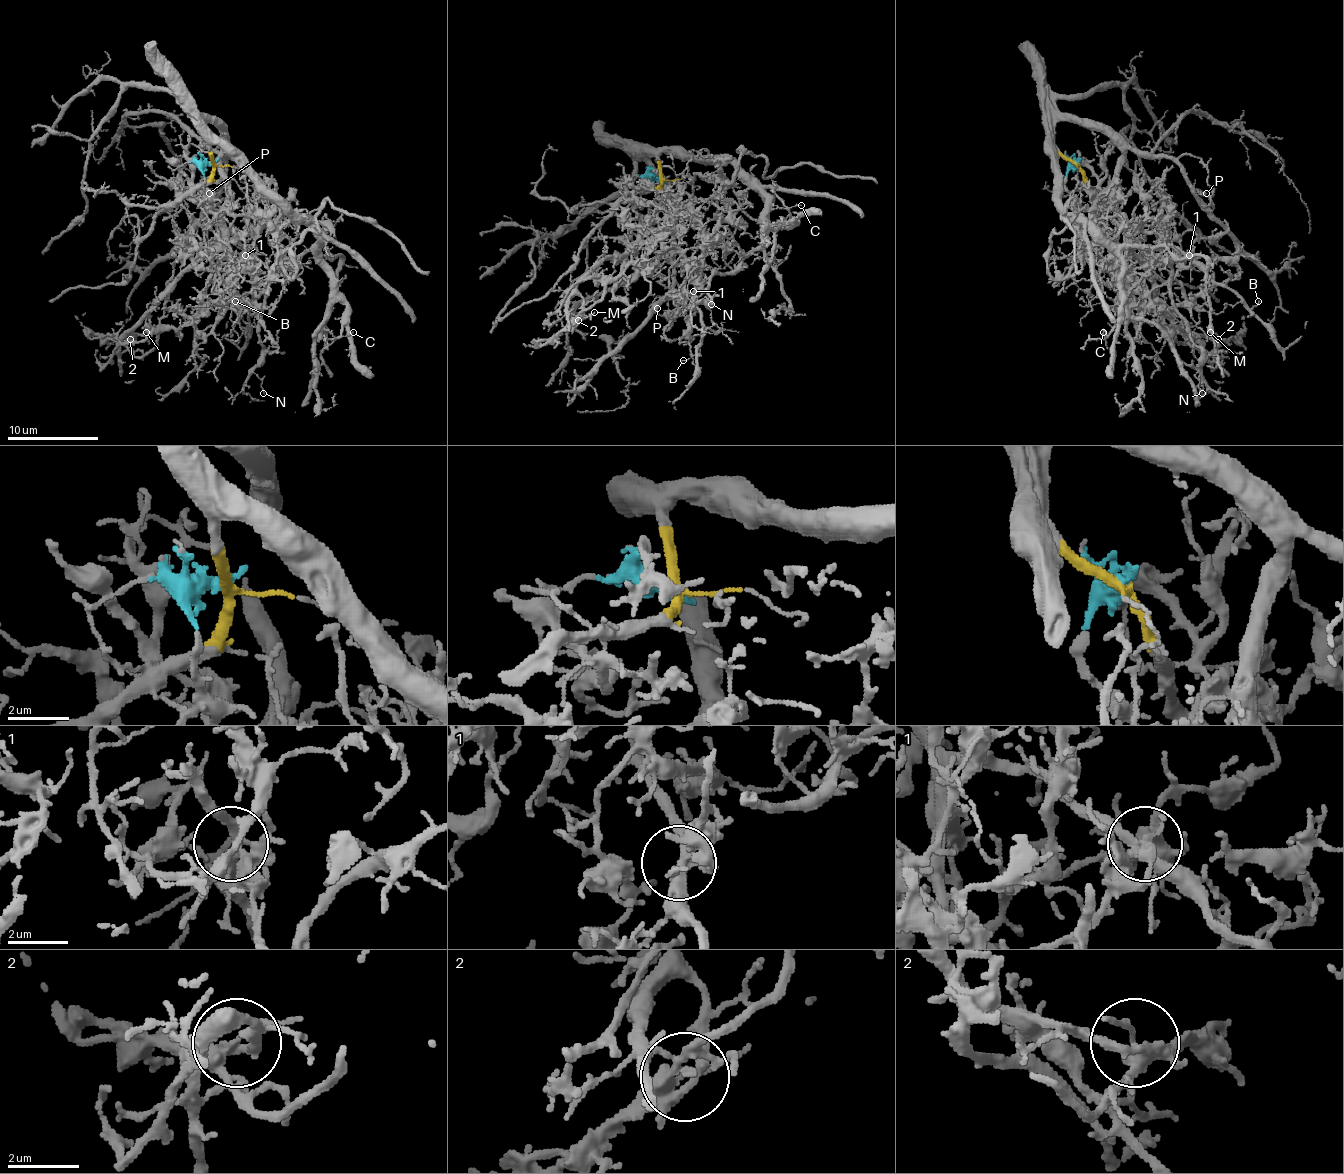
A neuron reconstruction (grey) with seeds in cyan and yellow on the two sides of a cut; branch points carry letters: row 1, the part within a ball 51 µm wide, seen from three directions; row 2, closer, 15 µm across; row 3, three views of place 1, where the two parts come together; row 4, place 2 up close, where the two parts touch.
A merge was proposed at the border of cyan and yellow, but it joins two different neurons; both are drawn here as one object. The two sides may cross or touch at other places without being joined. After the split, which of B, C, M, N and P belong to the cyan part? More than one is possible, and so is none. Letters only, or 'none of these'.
M

